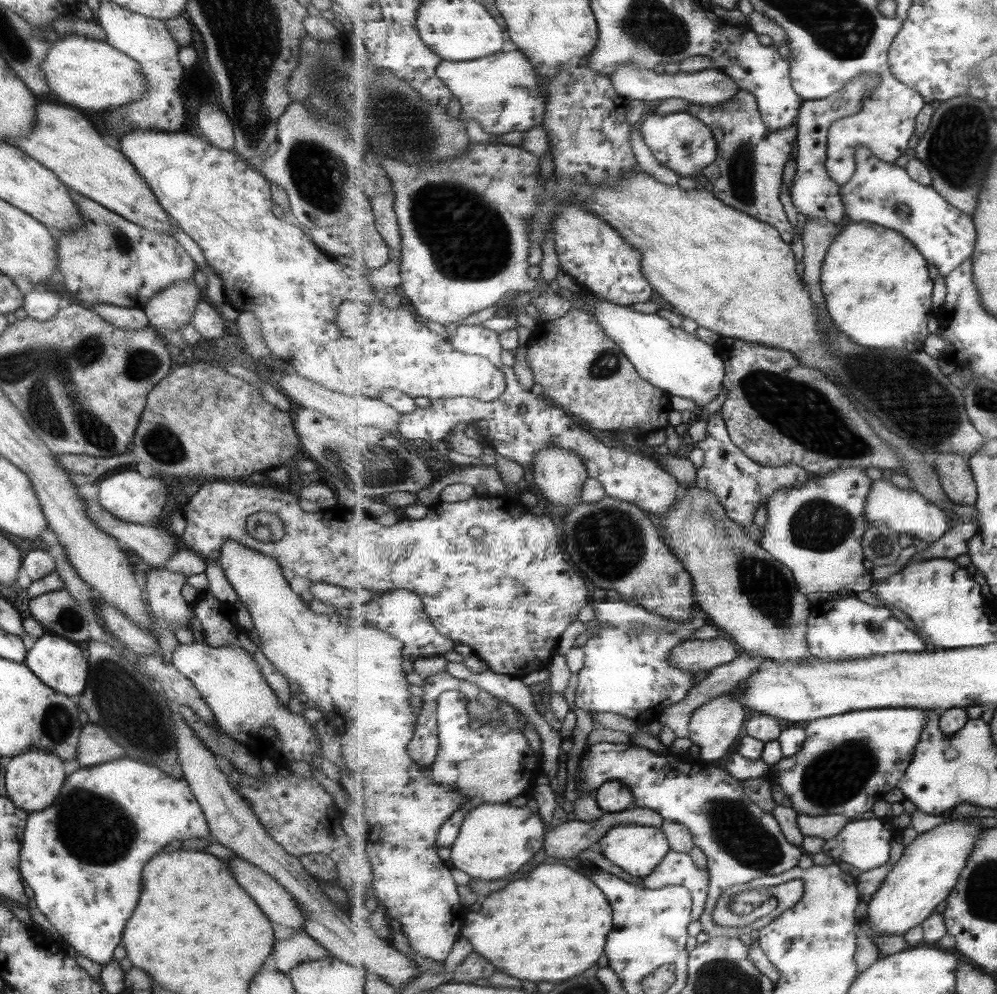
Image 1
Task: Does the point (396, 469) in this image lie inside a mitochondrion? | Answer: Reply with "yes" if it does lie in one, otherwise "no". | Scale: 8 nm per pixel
yes

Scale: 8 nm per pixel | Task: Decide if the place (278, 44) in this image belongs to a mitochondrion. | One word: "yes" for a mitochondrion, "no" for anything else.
no

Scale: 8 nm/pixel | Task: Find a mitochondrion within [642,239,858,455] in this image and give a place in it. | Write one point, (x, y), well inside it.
(759, 386)

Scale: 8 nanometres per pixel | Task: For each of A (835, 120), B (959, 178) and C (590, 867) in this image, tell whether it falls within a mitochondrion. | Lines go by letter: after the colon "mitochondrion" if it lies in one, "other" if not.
A: other
B: mitochondrion
C: other

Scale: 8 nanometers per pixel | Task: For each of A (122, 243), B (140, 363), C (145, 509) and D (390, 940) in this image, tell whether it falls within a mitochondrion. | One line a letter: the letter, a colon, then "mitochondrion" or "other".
A: mitochondrion
B: mitochondrion
C: other
D: other

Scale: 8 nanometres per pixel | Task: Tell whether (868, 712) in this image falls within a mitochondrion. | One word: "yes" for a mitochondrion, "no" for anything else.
no

